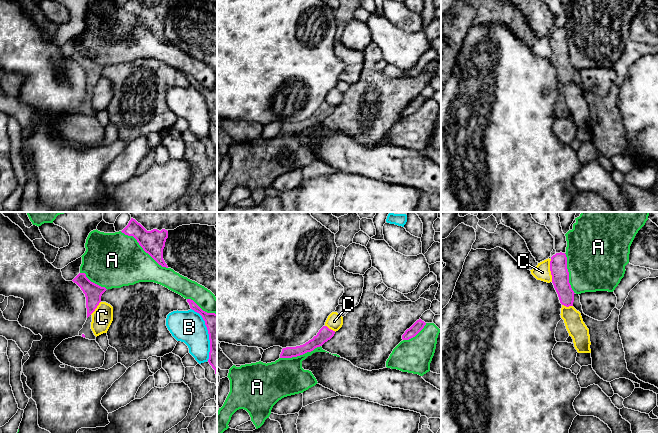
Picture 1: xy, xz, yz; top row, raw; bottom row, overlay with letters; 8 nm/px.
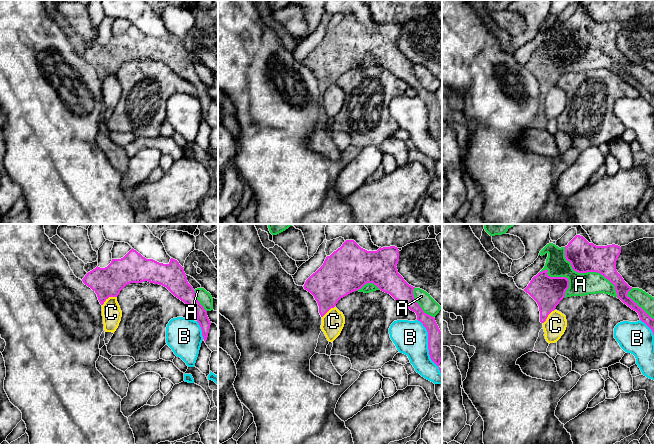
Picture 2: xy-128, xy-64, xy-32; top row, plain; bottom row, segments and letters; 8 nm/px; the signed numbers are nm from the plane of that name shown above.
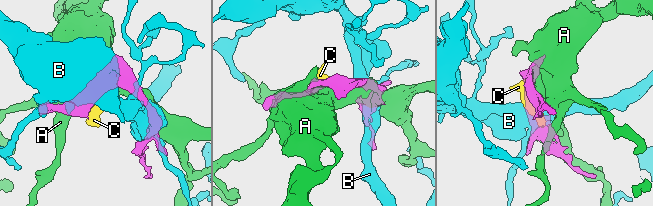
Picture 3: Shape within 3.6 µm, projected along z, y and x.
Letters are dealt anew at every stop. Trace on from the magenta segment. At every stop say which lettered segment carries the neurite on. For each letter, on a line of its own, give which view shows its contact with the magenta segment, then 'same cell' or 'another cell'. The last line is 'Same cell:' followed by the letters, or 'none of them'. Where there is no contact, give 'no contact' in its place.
A: xy | another cell
B: xy | another cell
C: yz | same cell
Same cell: C

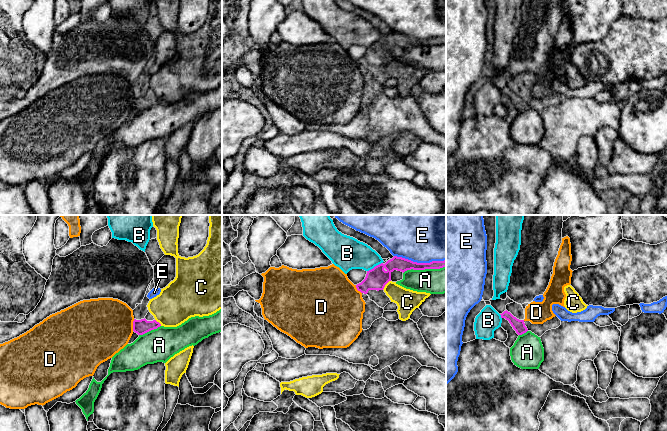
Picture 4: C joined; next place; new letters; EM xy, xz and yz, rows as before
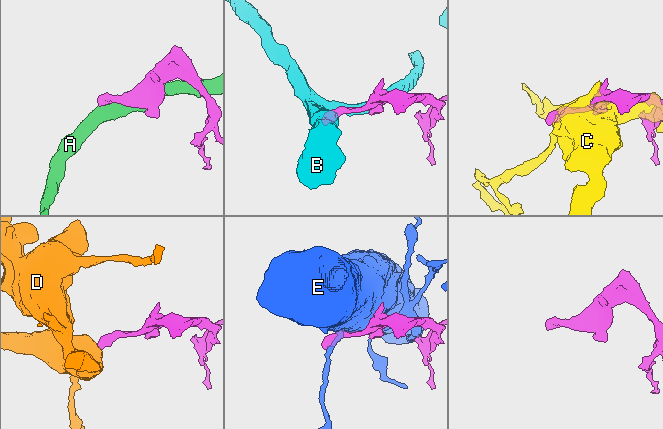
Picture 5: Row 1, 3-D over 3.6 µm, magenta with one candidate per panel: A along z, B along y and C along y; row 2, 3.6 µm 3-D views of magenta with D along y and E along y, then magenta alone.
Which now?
A: xz | another cell
B: xz | another cell
C: xz | another cell
D: xy | another cell
E: xz | another cell
Same cell: none of them

